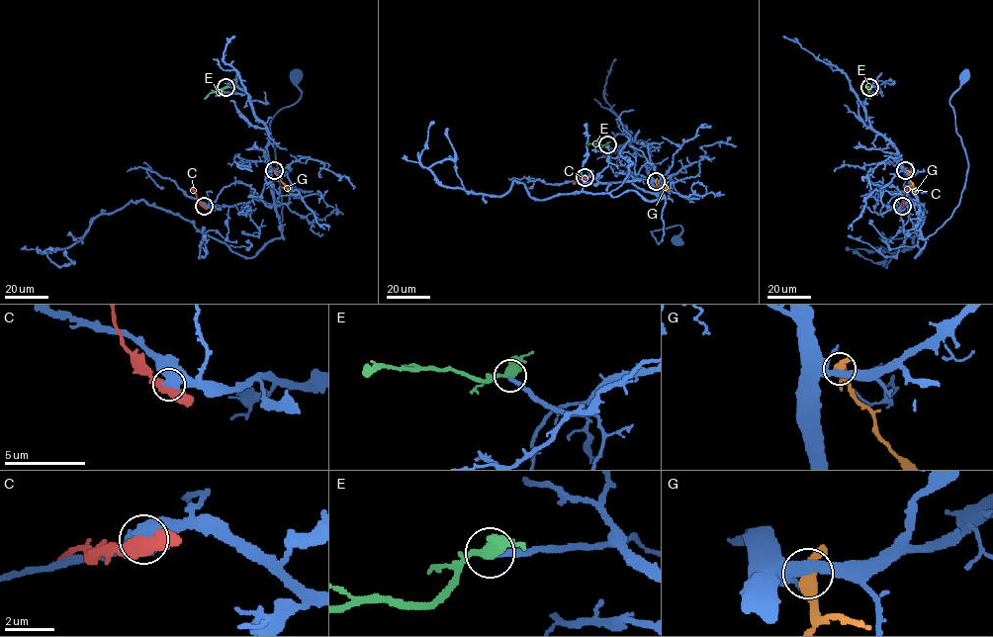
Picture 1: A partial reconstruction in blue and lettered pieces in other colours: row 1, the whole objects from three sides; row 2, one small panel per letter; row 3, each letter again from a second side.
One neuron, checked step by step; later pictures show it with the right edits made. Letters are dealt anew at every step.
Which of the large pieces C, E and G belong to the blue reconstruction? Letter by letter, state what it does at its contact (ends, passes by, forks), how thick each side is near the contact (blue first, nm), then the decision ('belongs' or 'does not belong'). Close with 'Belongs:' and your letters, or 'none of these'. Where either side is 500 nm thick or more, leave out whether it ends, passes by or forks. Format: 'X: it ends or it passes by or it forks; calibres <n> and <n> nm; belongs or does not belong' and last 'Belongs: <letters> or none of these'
C: calibres 700 and 550 nm; does not belong
E: it passes by; calibres 280 and 420 nm; belongs
G: it passes by; calibres 440 and 400 nm; does not belong
Belongs: E

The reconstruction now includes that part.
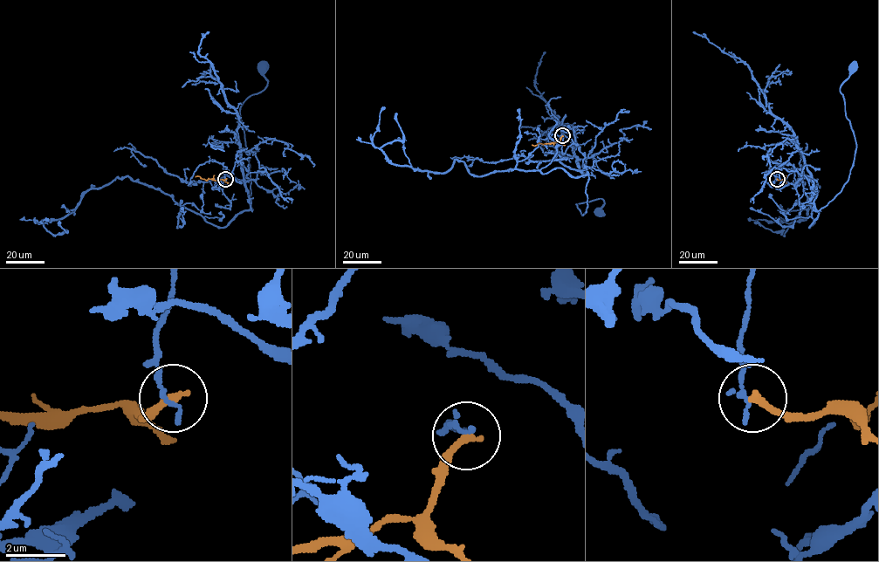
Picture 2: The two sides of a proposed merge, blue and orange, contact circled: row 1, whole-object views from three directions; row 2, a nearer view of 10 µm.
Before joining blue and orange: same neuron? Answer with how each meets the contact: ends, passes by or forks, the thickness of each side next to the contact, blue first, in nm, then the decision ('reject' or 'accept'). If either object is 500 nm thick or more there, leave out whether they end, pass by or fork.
blue ends there; orange ends there; 180 nm thick on the blue side, 240 nm on the other; reject

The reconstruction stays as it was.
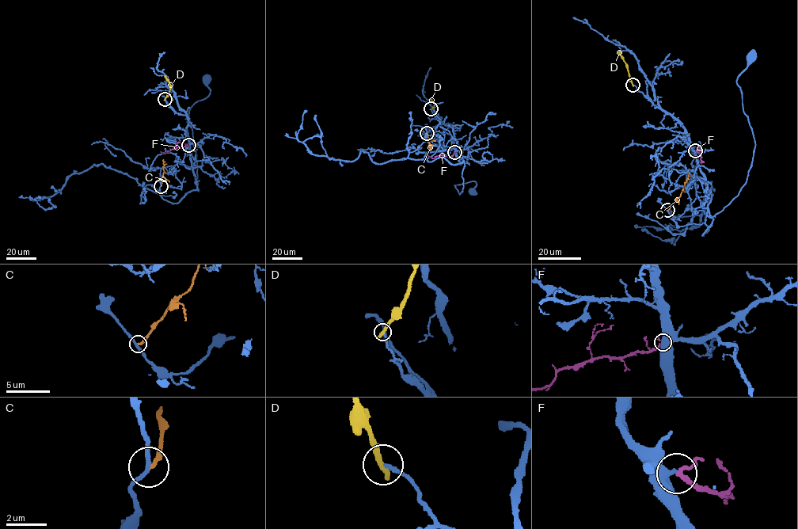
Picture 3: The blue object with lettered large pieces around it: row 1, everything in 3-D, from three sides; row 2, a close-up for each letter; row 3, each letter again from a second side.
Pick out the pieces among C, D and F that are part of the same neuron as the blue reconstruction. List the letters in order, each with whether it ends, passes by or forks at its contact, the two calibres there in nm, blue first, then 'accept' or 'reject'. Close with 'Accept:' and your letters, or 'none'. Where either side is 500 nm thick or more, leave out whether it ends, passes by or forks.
C: it ends | 200/180 nm | reject
D: it ends | 150/360 nm | reject
F: it passes by | 480/200 nm | accept
Accept: F

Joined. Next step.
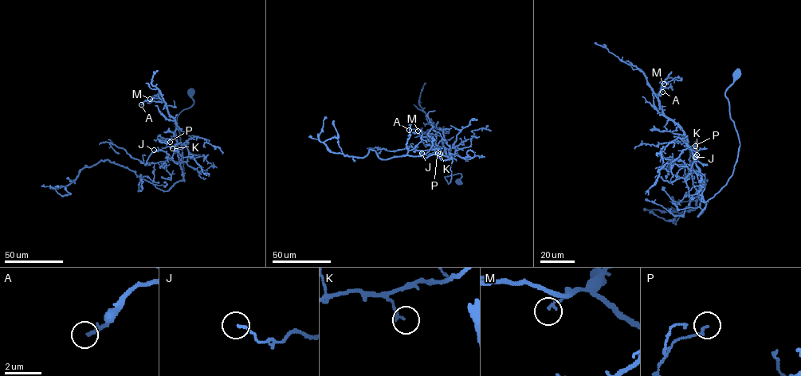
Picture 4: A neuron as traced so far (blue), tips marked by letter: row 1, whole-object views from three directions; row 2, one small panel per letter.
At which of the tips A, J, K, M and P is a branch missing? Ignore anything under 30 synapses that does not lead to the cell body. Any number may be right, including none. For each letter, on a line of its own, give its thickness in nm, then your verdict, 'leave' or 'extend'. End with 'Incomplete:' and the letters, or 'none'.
A: 200 nm | leave
J: 110 nm | leave
K: 120 nm | leave
M: 130 nm | leave
P: 140 nm | leave
Incomplete: none

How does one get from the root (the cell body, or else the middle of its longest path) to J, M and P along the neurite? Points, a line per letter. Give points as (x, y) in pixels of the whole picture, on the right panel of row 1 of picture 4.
J: (736, 73), (725, 95), (740, 142), (737, 161), (727, 183), (704, 202), (704, 182), (695, 157)
M: (736, 73), (725, 95), (740, 142), (737, 161), (704, 202), (685, 134), (659, 104), (664, 84)
P: (736, 73), (725, 95), (740, 142), (737, 161), (704, 202), (695, 146)

